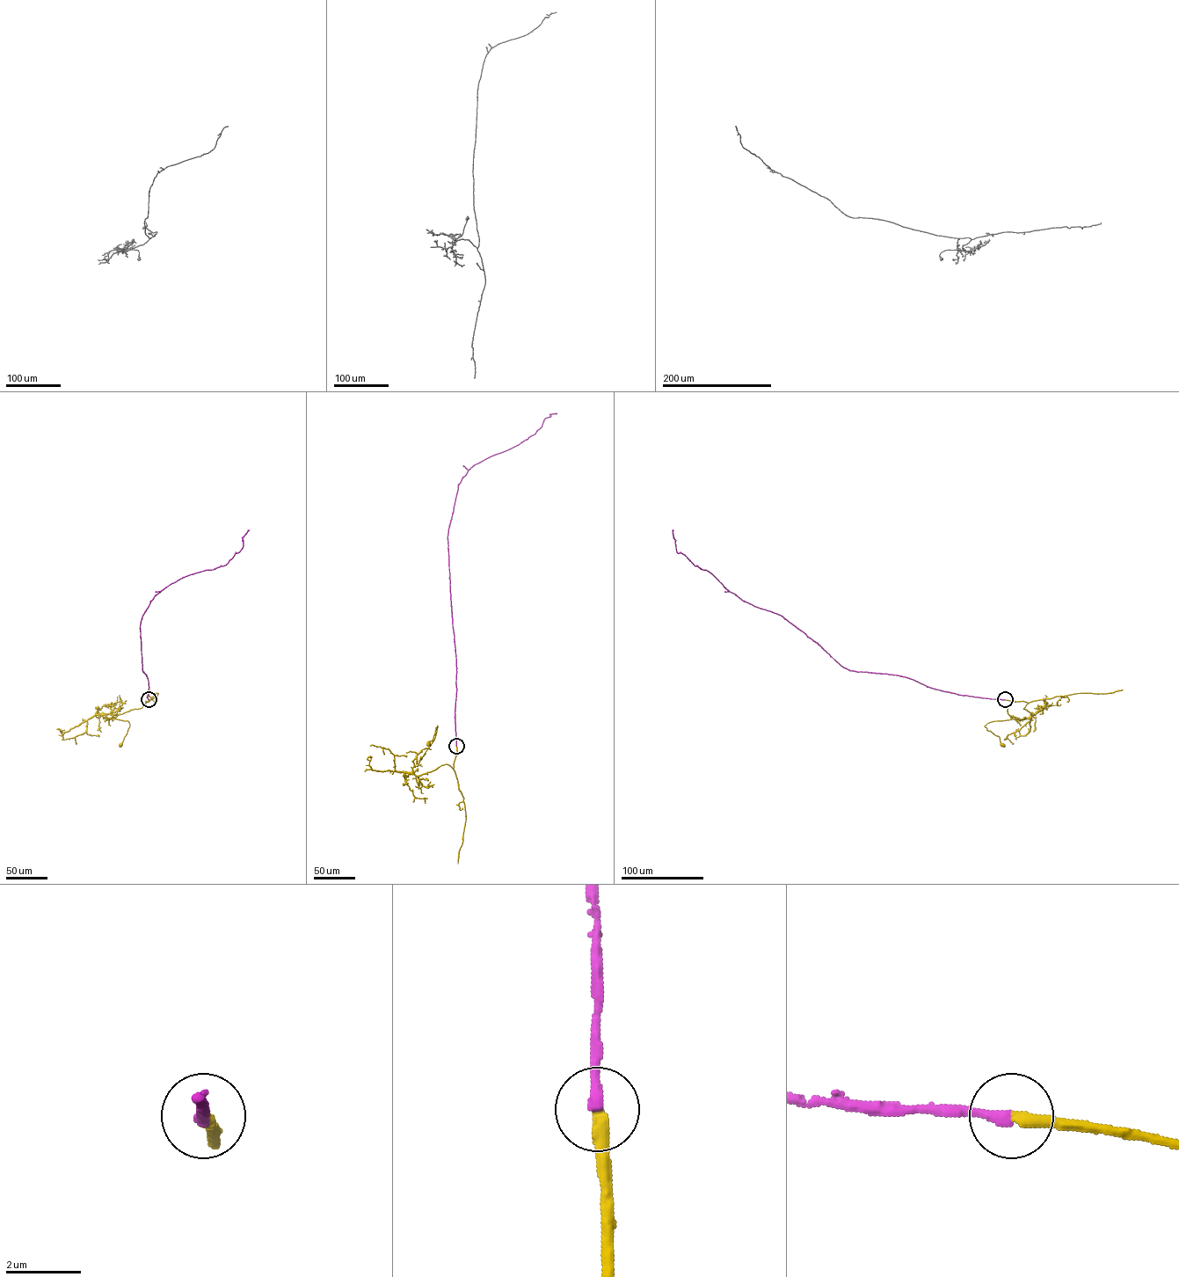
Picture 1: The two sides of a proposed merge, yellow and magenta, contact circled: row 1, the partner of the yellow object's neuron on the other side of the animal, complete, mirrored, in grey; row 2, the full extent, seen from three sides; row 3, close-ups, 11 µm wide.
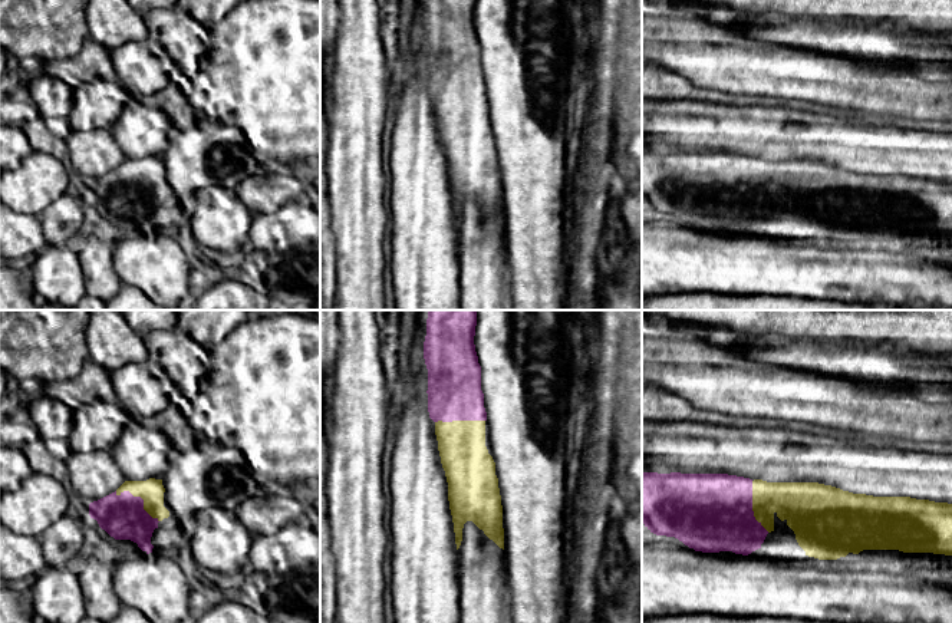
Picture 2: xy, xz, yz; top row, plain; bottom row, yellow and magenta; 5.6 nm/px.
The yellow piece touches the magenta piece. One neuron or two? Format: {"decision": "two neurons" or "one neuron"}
{"decision": "one neuron"}

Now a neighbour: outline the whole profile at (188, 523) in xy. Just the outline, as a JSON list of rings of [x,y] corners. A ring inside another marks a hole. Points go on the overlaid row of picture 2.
[[[197,445],[188,451],[171,446],[162,477],[165,500],[185,538],[197,531],[197,512],[210,507],[235,510],[244,500],[264,492],[237,448]]]

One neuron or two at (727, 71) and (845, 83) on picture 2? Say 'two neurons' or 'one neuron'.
one neuron

